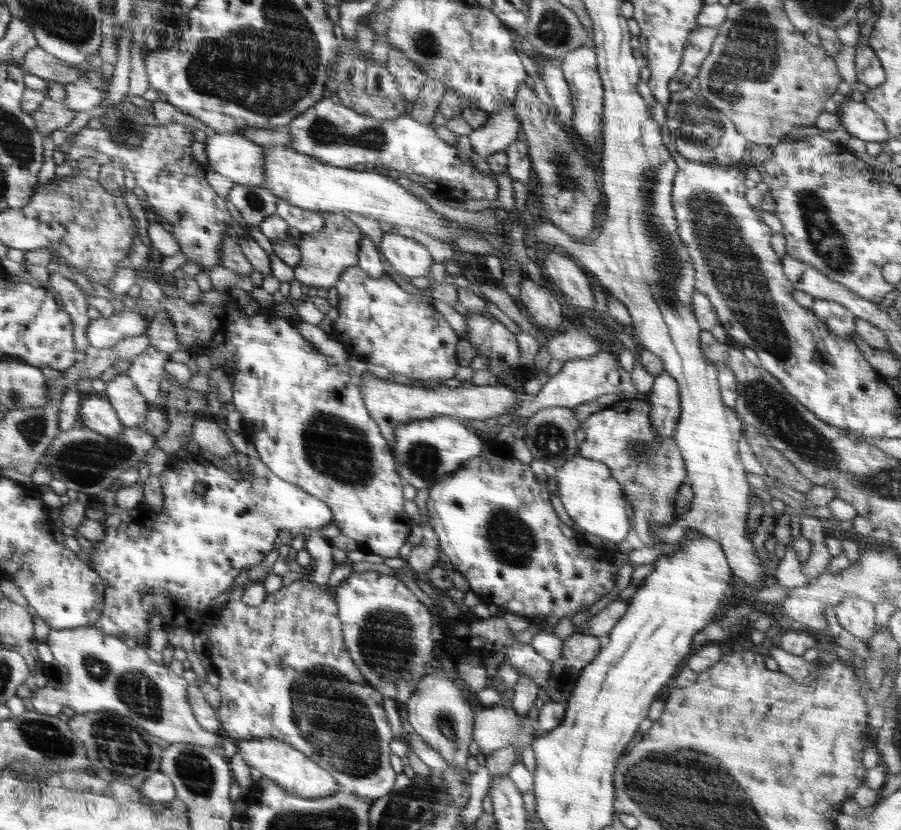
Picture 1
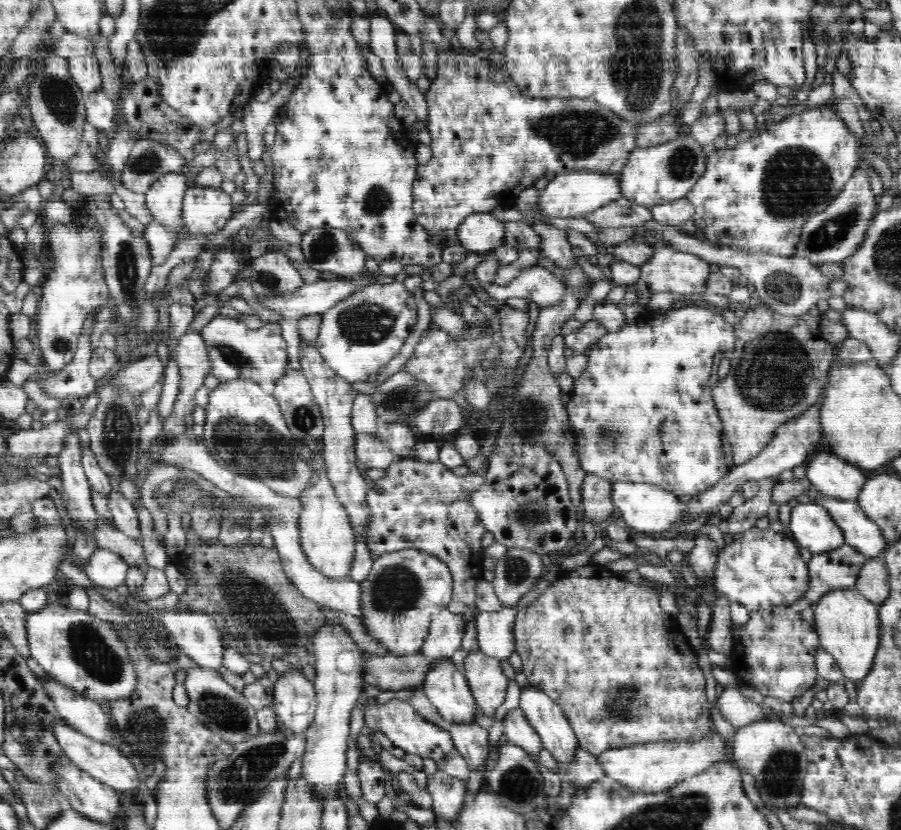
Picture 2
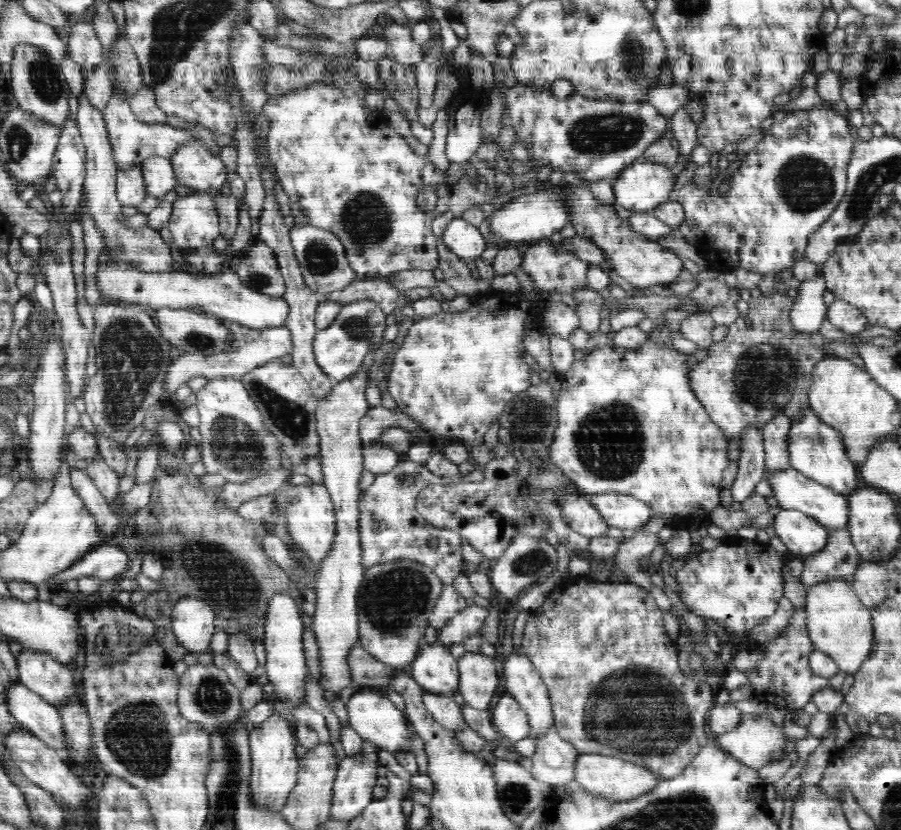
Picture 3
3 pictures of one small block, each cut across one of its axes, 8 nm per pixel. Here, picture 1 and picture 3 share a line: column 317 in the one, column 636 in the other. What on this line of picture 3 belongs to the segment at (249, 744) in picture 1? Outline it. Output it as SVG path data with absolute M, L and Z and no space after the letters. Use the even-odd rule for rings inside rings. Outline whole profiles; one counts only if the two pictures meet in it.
M578 754L576 766L574 766L574 781L582 786L593 796L604 796L604 798L614 798L616 802L630 801L636 796L642 796L646 792L650 793L659 783L662 777L654 771L650 771L644 766L636 763L624 762L616 757L607 757L602 754Z

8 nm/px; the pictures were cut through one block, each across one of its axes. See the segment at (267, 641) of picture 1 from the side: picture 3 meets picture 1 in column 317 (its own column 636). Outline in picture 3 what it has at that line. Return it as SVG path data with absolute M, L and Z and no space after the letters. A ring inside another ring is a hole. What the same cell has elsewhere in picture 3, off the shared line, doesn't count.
M586 574L571 576L560 582L549 592L540 607L529 612L523 630L521 650L530 659L547 687L553 705L554 729L563 740L571 742L579 753L602 754L622 759L624 762L636 763L638 766L646 766L646 769L654 771L662 779L668 780L682 774L702 746L712 738L706 734L706 719L711 708L714 708L716 704L714 692L706 682L692 680L680 669L680 664L678 664L680 642L672 641L666 633L666 628L662 623L662 611L643 586L630 582L615 582L608 578L604 578L604 581L594 581Z

